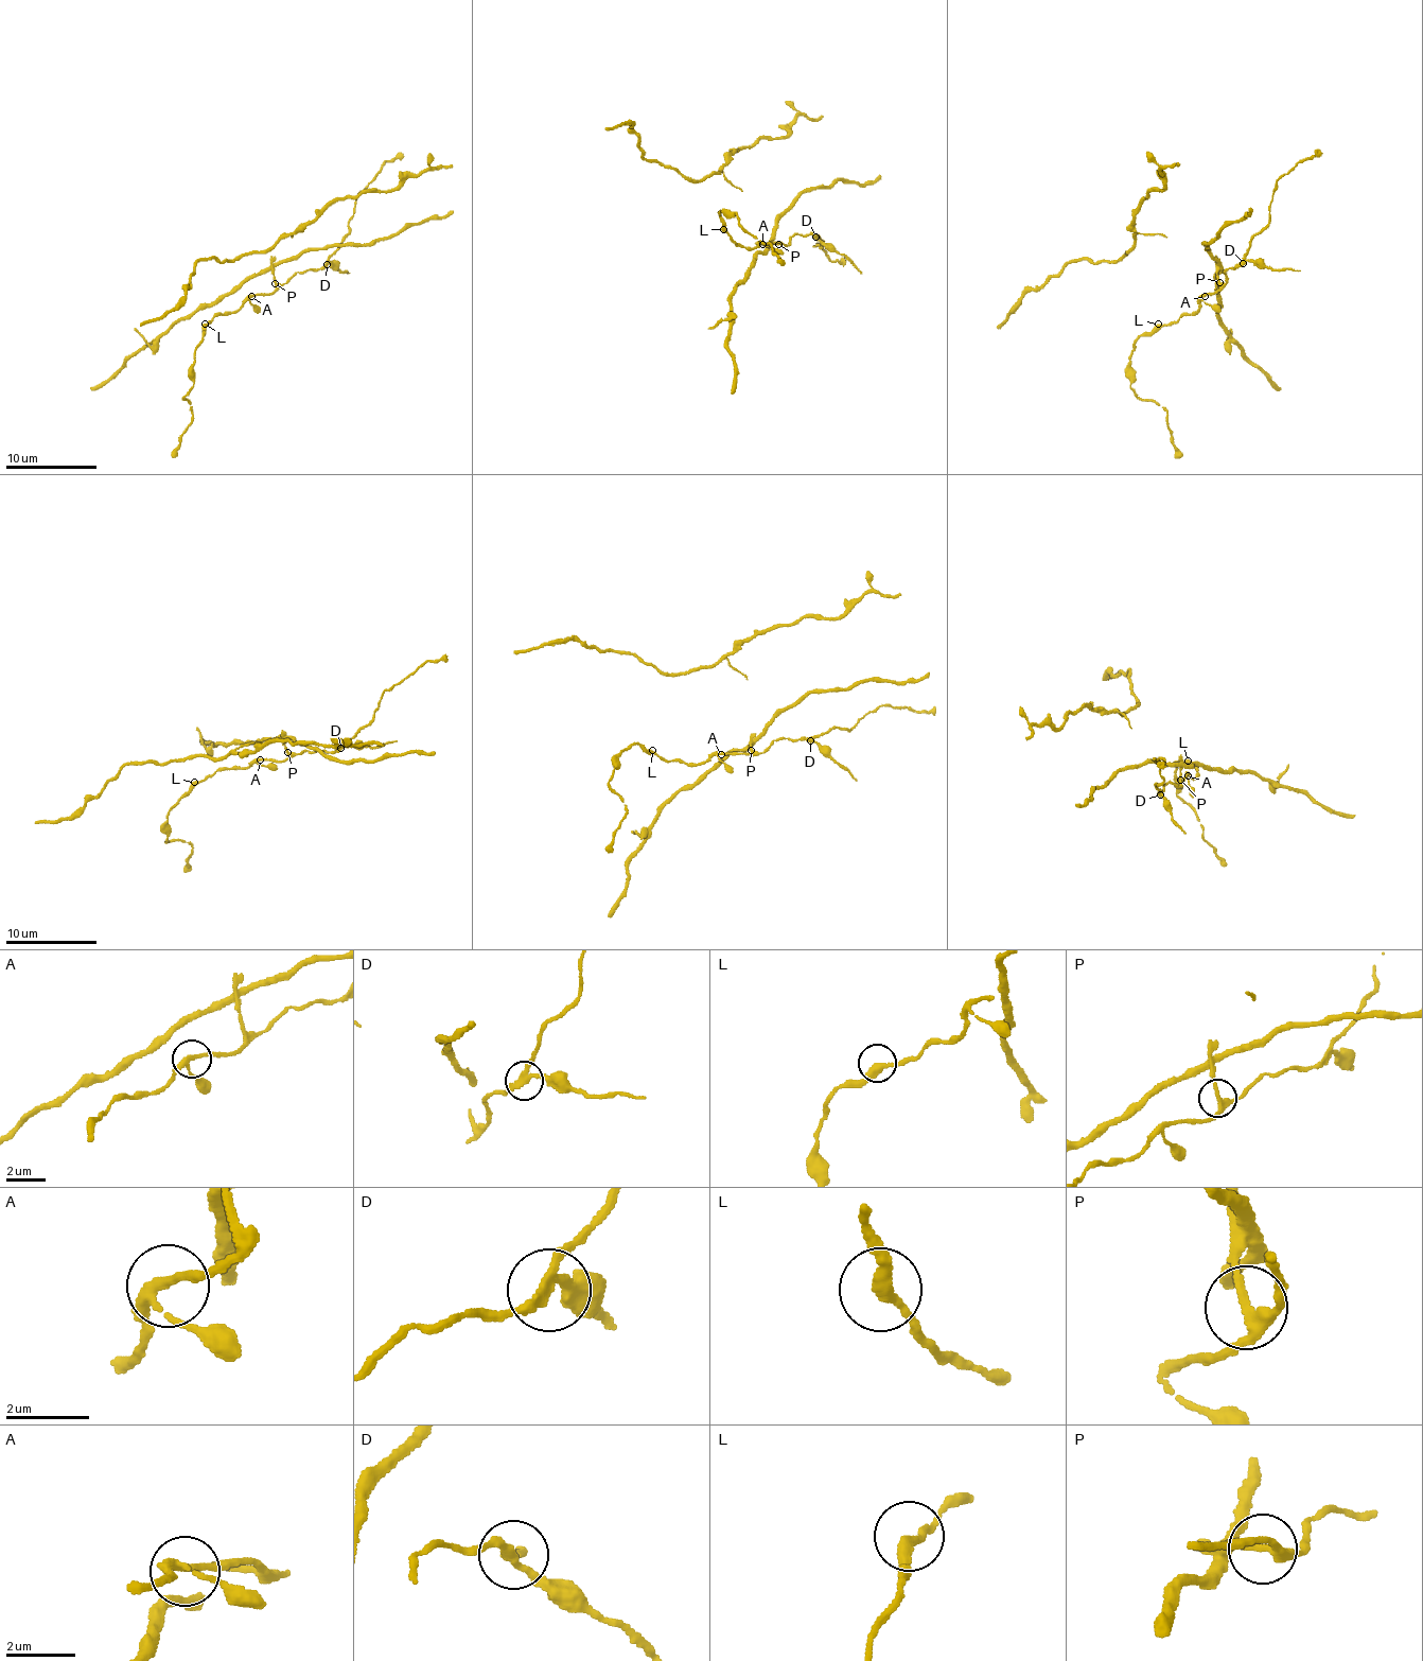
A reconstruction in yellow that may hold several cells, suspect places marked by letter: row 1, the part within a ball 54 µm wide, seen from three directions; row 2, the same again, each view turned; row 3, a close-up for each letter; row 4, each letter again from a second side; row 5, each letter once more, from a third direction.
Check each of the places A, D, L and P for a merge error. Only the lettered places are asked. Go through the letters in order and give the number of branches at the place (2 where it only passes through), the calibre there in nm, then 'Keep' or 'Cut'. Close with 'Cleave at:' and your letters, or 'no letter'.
A: Branches: 3. Thickness 190 nm. Keep
D: Branches: 3. Thickness 200 nm. Cut
L: Branches: 2. Thickness 300 nm. Keep
P: Branches: 3. Thickness 240 nm. Cut
Cleave at: D, P

